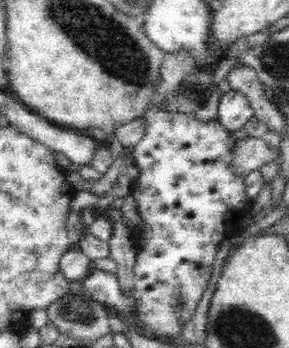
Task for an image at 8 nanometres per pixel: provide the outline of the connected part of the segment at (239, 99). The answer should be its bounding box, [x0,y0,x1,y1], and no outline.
[215,89,252,130]

